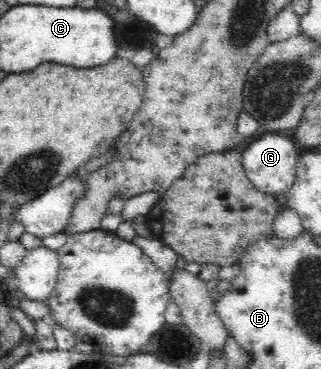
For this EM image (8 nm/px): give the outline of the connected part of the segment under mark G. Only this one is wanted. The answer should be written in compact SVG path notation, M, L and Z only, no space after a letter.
M269 132L266 135L259 136L242 152L242 166L246 178L258 192L273 196L282 203L297 180L298 161L299 156L293 141L289 137Z

